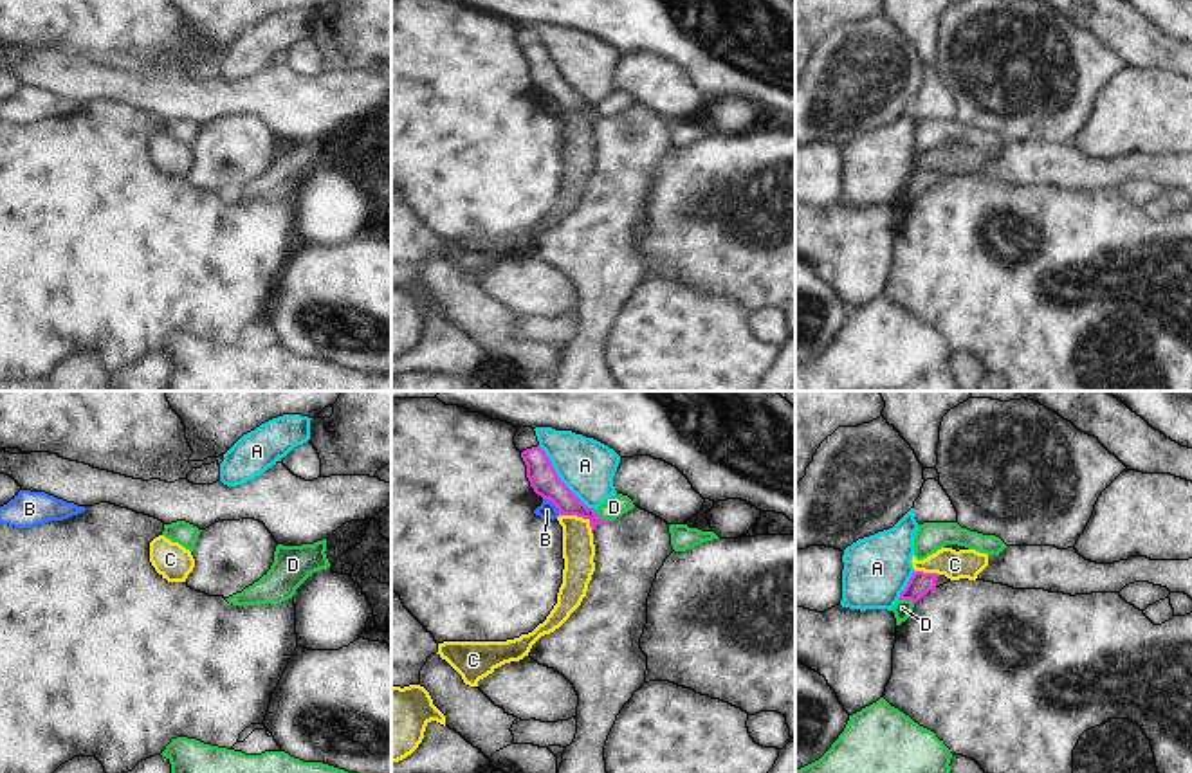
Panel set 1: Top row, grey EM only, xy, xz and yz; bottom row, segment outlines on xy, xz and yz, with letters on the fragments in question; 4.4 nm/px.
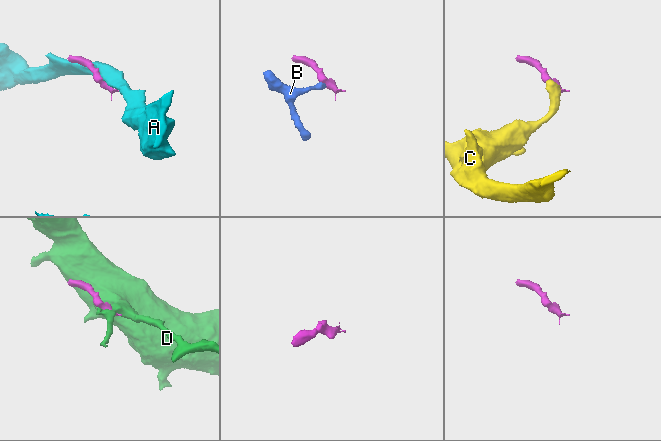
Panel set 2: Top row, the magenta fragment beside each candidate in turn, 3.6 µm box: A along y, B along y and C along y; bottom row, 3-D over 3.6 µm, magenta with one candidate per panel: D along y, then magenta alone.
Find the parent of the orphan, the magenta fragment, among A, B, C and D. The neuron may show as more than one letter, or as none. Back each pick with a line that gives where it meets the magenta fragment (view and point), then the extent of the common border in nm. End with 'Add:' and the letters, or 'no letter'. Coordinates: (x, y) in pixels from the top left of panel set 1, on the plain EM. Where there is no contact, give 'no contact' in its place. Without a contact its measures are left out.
Add: no letter

